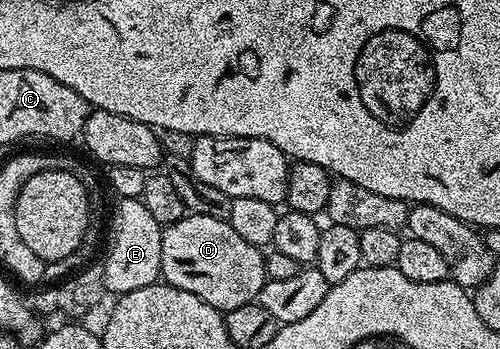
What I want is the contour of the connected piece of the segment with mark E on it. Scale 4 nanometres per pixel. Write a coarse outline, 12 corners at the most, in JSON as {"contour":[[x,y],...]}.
{"contour":[[117,199],[103,256],[110,296],[161,279],[163,225]]}

